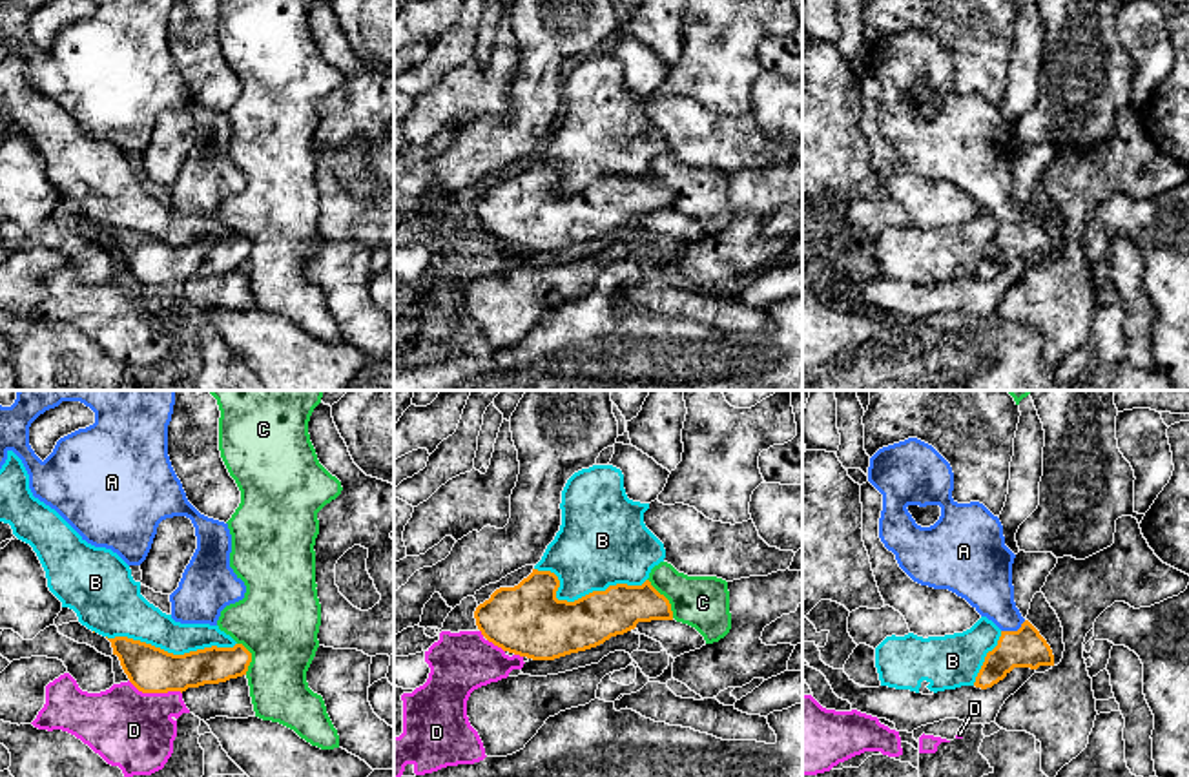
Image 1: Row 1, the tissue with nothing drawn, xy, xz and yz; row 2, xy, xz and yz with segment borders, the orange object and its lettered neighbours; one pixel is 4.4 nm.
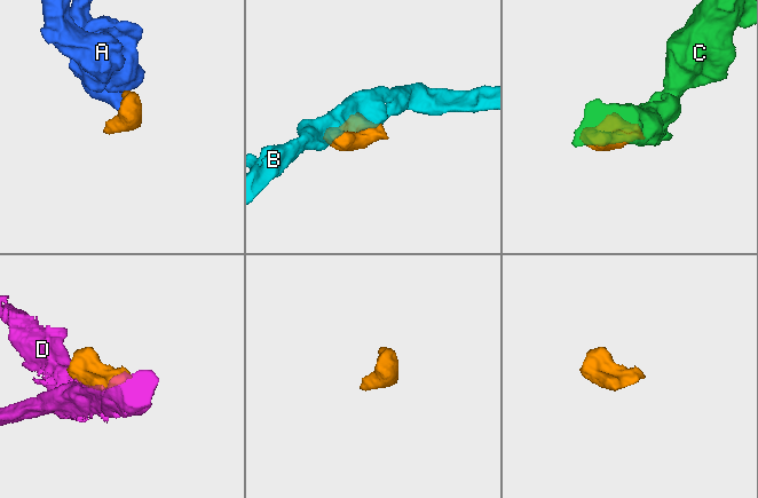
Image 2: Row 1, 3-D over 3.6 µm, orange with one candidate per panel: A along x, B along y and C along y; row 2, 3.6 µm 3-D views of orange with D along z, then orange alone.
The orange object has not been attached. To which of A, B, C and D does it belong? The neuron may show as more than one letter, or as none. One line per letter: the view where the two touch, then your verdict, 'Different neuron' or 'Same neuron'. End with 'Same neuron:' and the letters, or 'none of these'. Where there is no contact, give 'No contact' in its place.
A: Touches orange in yz. Same neuron
B: Touches orange in xz. Different neuron
C: Touches orange in xz. Different neuron
D: Touches orange in xy. Different neuron
Same neuron: A

